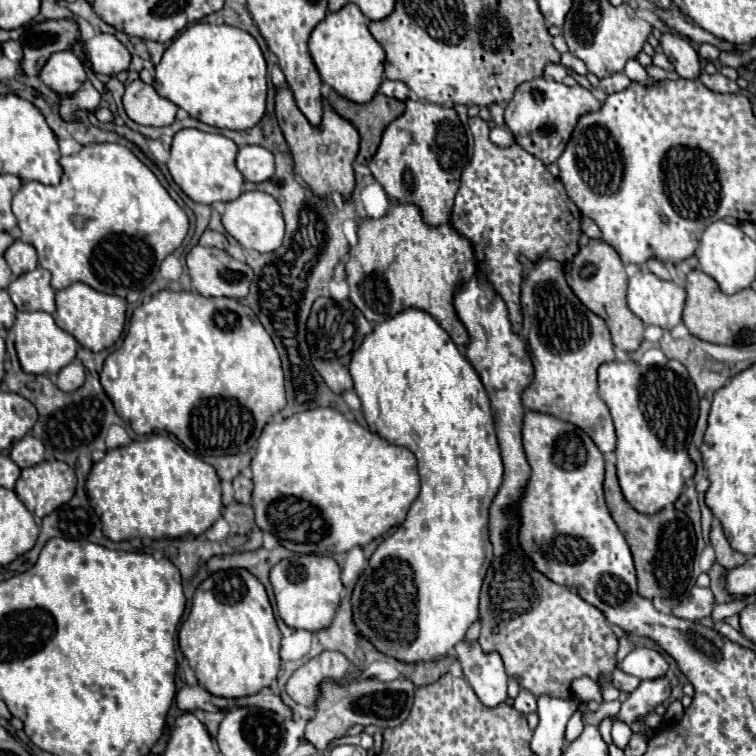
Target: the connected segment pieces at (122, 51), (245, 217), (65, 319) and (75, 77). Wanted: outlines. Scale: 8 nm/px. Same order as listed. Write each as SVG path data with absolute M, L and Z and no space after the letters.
M100 33L84 43L84 49L90 57L92 69L98 75L118 75L120 71L128 69L130 65L130 53L128 49L114 37Z
M244 191L238 199L226 203L222 225L242 247L254 249L258 253L276 251L284 239L284 219L282 219L280 205L272 195L262 191Z
M72 283L70 287L56 291L54 319L56 319L56 325L68 331L72 337L76 337L76 341L82 347L90 351L102 351L102 349L112 347L124 331L126 299L108 295L108 293L100 293L86 283Z
M60 51L48 57L40 71L40 79L58 95L74 93L86 81L86 71L78 55L72 51Z

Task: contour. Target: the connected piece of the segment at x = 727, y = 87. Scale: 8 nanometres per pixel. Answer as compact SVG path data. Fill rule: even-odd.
M702 71L702 73L700 73L700 81L702 81L708 89L712 89L712 91L716 91L716 93L736 93L736 91L738 91L736 81L724 77L722 73L708 75L706 71Z

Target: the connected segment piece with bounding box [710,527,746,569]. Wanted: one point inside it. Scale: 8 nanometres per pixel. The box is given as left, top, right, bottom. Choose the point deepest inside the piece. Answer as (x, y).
(725, 555)

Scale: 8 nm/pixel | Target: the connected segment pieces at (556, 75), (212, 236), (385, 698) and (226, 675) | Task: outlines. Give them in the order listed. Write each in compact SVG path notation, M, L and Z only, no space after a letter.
M549 64L545 67L543 76L562 82L566 76L572 76L572 71L561 64Z
M206 229L200 237L200 245L204 247L218 247L218 249L228 249L228 239L222 233L216 233L212 229Z
M344 677L340 681L324 681L320 685L320 701L316 701L316 713L304 727L304 741L314 745L320 753L328 749L332 739L348 733L352 725L376 725L380 729L400 725L412 707L414 683L410 679L394 679L390 683L370 677Z
M246 569L218 571L200 583L178 643L198 683L218 697L254 695L270 687L280 669L280 631L266 589Z

